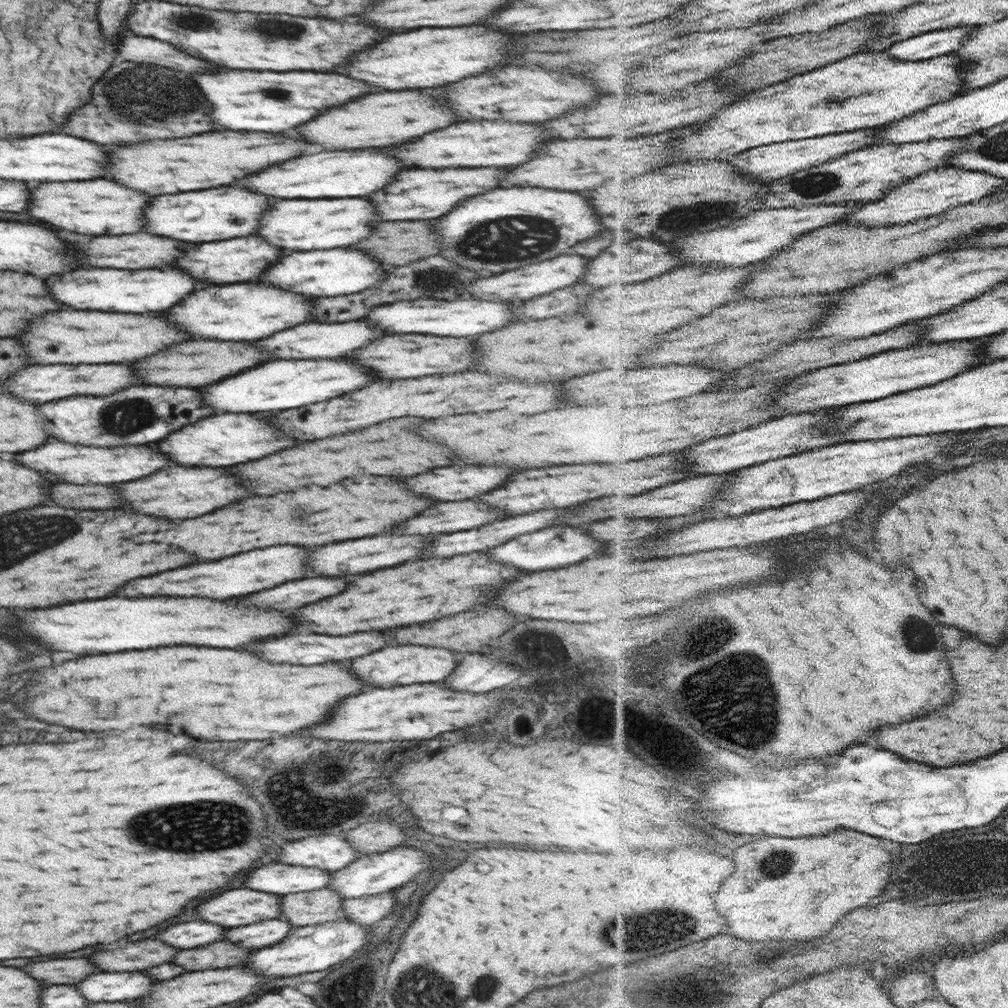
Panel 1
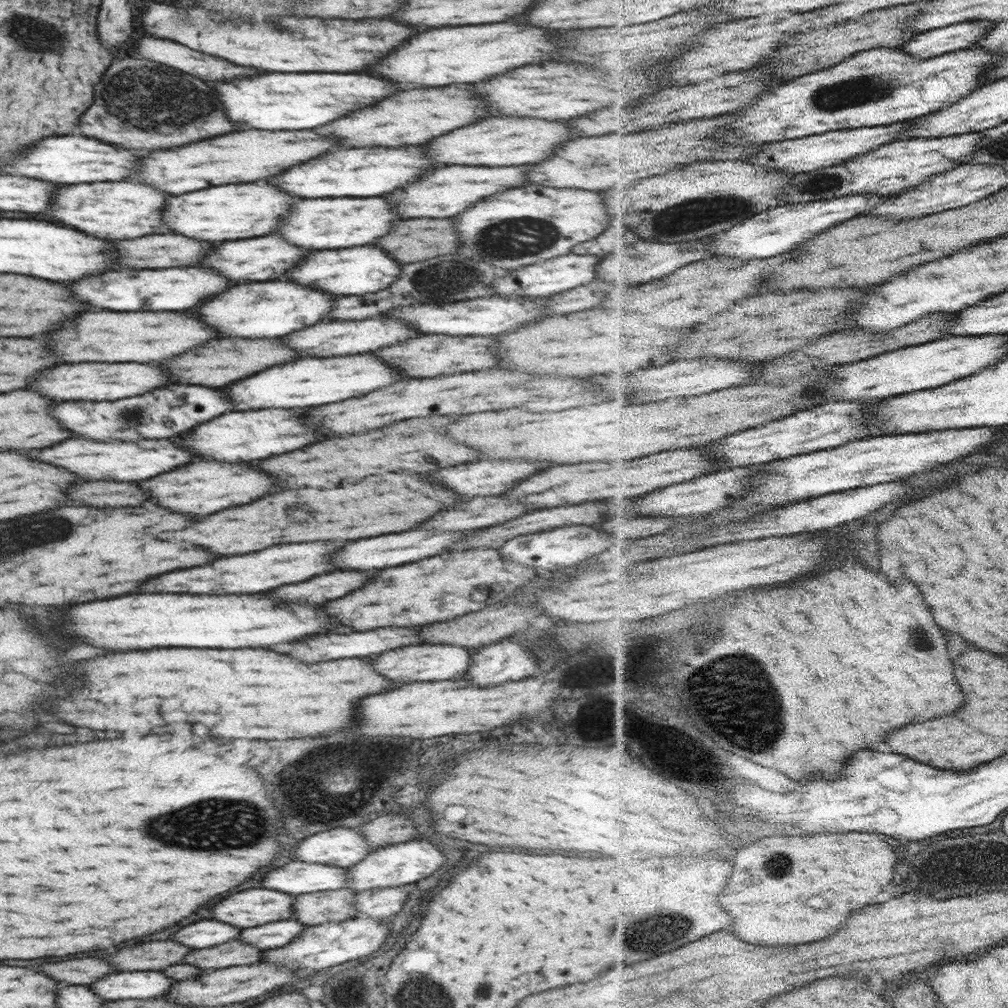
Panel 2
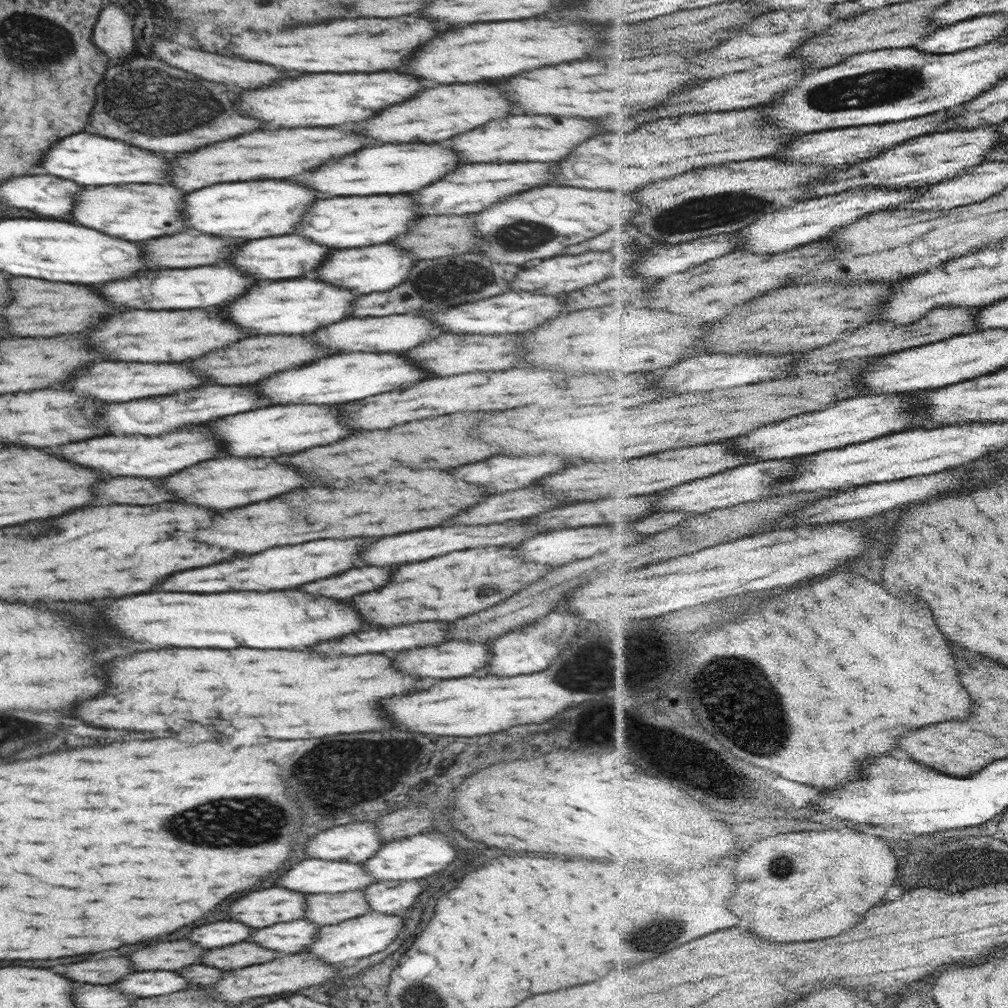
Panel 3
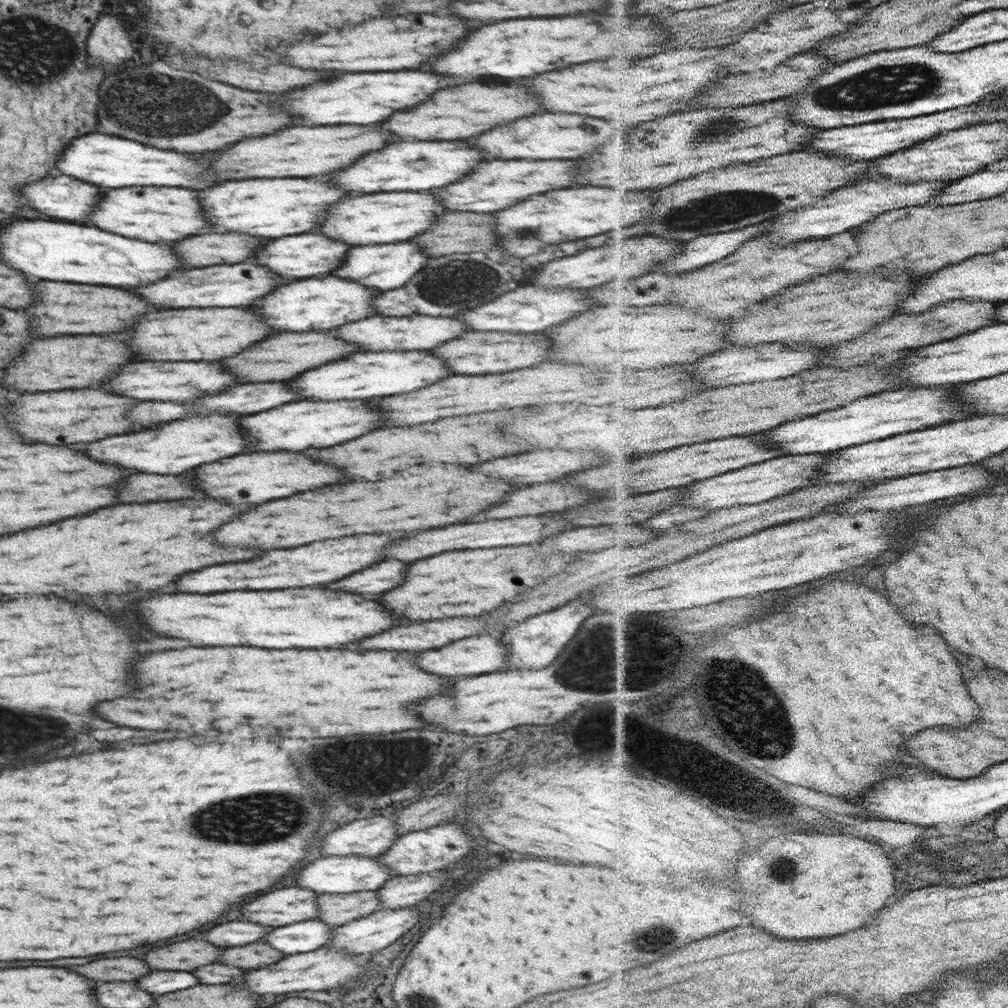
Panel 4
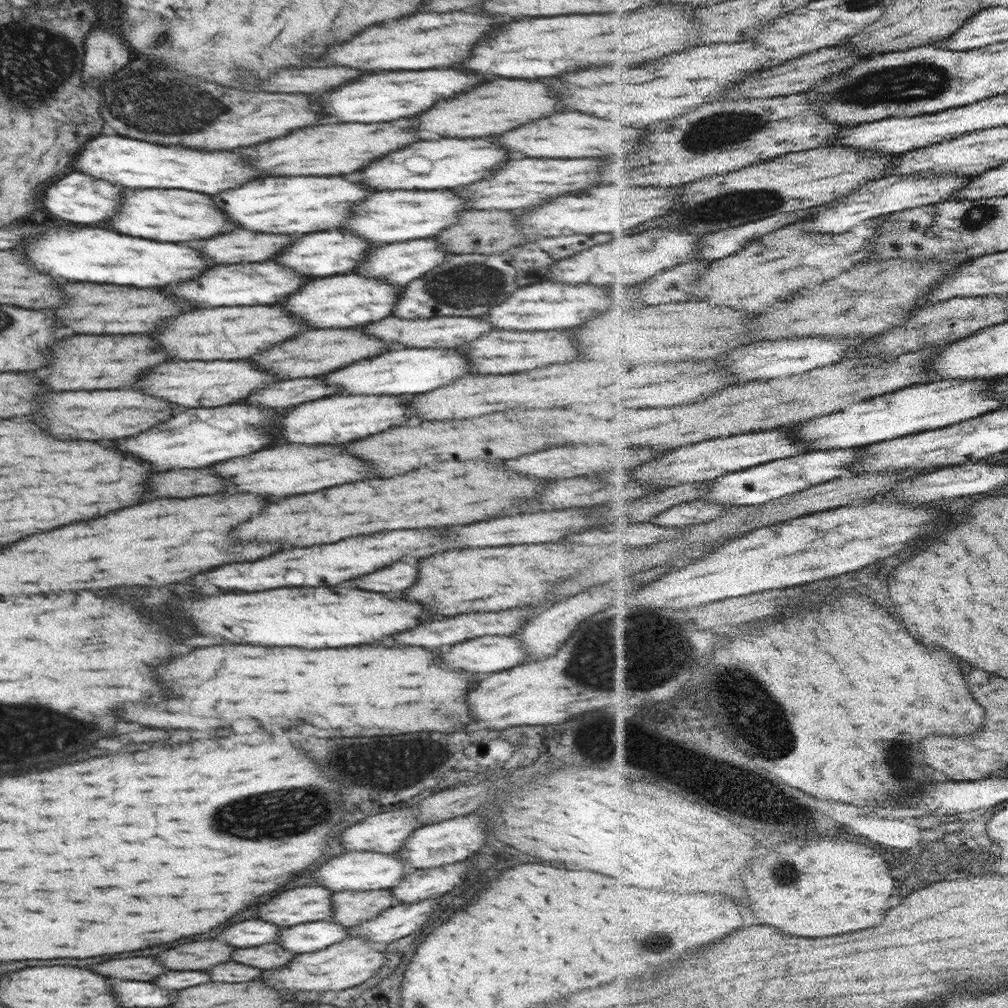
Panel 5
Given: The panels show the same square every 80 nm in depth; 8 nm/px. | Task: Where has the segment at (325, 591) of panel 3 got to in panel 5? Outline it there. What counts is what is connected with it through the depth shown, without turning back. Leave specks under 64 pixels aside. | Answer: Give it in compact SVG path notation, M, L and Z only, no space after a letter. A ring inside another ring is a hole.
M394 562L358 580L350 580L352 586L370 592L400 592L416 582L416 568L404 562Z

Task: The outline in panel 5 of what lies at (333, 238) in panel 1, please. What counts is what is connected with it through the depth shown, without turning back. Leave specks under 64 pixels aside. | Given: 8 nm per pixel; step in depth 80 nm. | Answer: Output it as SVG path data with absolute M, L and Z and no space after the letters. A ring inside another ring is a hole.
M386 190L356 204L350 220L342 228L370 242L392 244L435 237L446 226L452 226L462 210L466 210L466 202L452 190Z

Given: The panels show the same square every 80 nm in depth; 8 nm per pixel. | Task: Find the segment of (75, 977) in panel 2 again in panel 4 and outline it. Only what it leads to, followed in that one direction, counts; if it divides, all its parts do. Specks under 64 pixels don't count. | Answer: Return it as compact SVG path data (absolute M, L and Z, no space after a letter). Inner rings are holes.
M138 958L94 960L84 966L70 966L70 970L78 970L78 974L82 976L92 980L102 980L102 982L130 982L150 972L148 964Z

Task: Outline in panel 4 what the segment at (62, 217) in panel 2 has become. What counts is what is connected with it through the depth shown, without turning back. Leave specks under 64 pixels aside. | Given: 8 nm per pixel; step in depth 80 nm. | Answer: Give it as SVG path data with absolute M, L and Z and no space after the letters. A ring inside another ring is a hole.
M134 186L108 190L102 202L86 217L86 224L98 226L100 230L120 234L126 238L138 238L144 242L174 242L186 236L208 230L204 222L196 190L166 188L166 186Z

